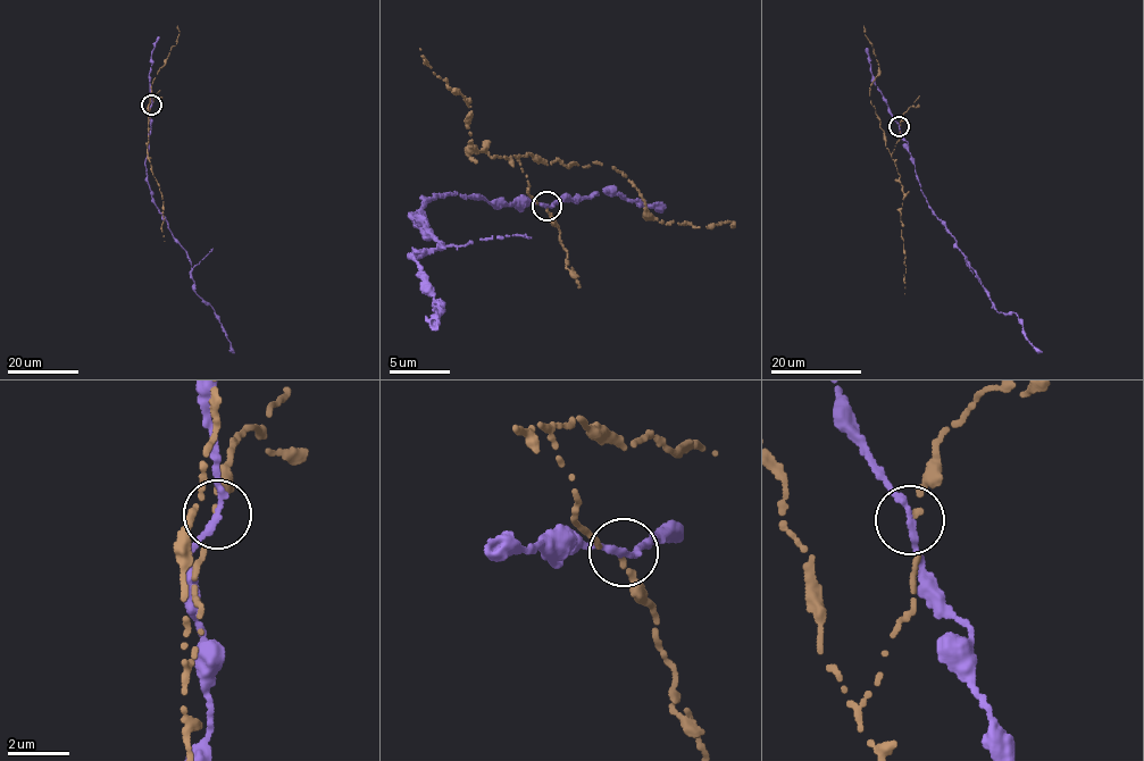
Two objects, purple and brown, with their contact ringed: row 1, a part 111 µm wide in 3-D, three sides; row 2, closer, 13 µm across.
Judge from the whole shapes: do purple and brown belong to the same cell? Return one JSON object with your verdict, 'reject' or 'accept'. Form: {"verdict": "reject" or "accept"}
{"verdict": "reject"}

